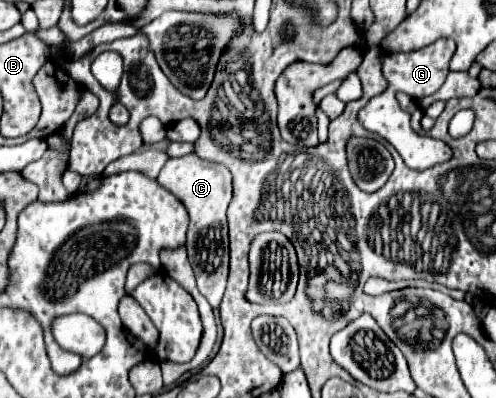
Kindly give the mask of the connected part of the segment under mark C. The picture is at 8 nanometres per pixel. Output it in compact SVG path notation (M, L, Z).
M186 155L168 159L162 167L158 181L162 187L172 191L188 209L190 213L190 227L188 227L188 261L194 269L198 289L208 299L208 303L218 309L226 277L228 277L228 221L226 209L232 201L232 175L224 165L204 161L198 155Z

